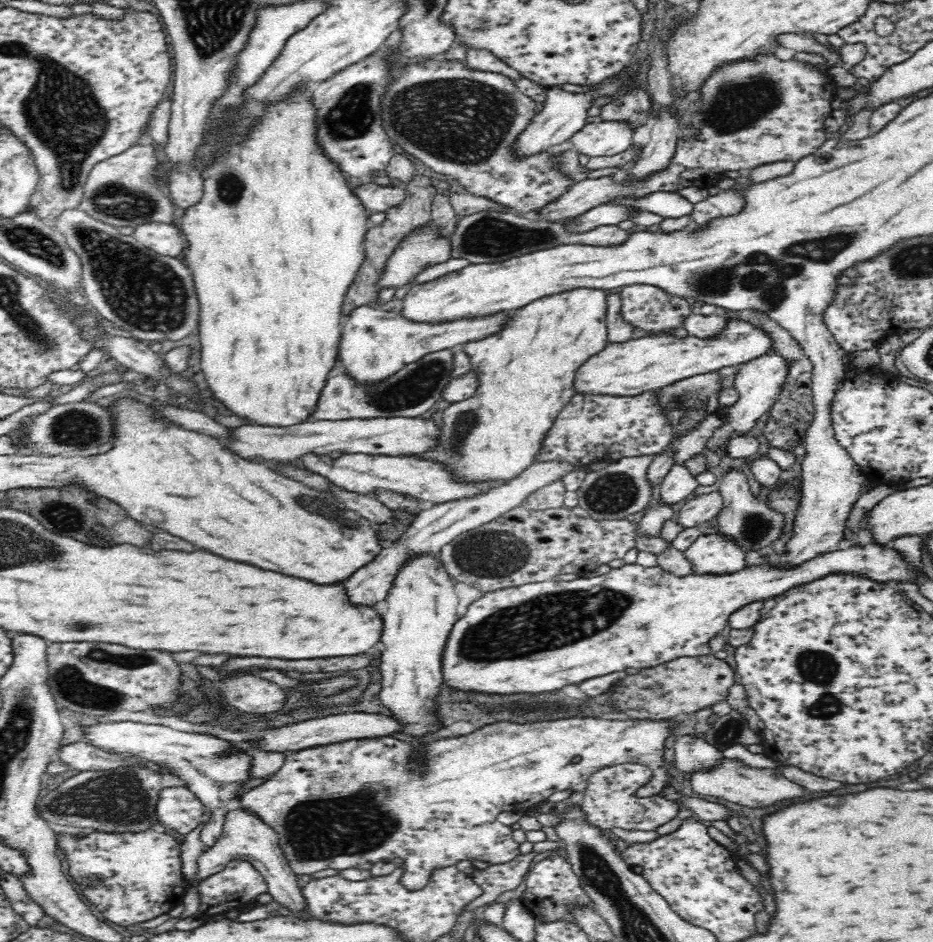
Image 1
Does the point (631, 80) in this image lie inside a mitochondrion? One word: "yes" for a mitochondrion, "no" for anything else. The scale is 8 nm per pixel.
no

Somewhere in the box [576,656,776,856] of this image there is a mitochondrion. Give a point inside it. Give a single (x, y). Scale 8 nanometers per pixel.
(730, 729)

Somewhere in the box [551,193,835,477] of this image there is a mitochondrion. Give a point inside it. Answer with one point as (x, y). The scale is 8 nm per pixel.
(677, 400)

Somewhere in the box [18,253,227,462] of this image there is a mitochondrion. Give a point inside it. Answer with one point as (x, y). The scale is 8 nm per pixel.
(76, 428)

